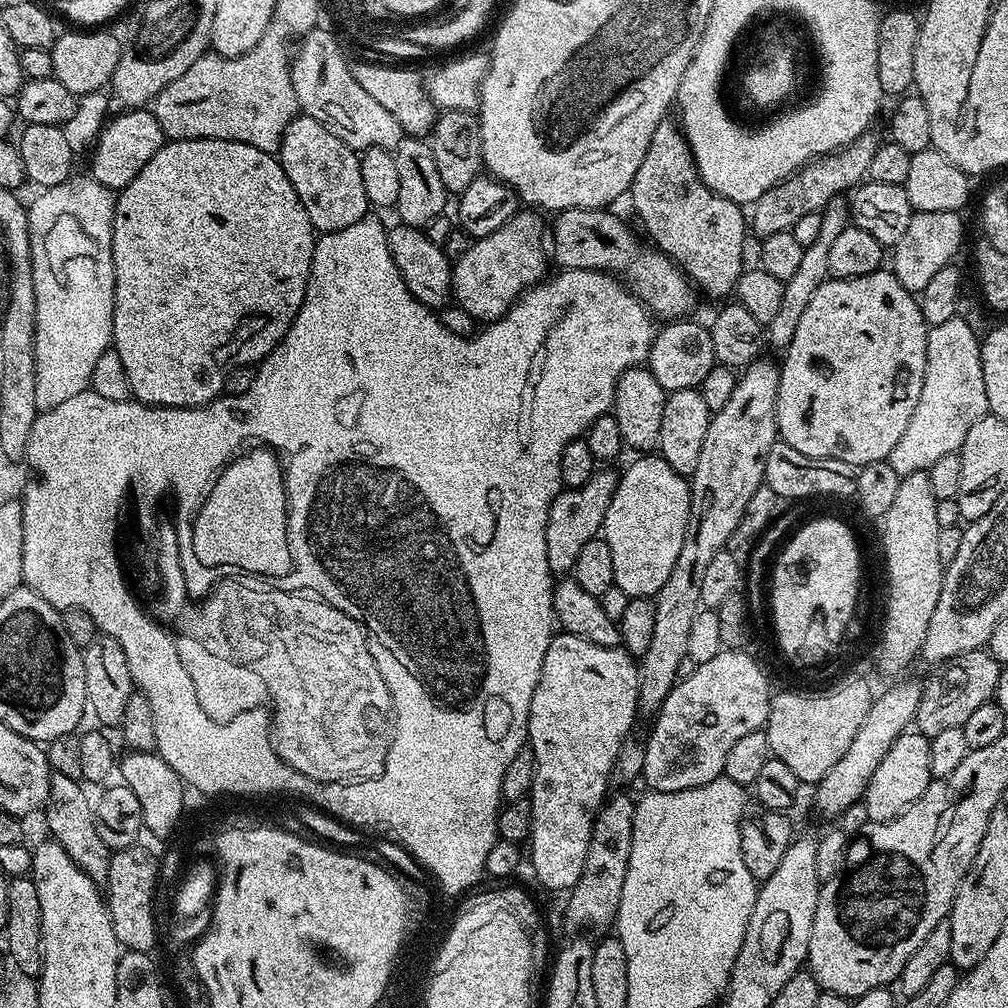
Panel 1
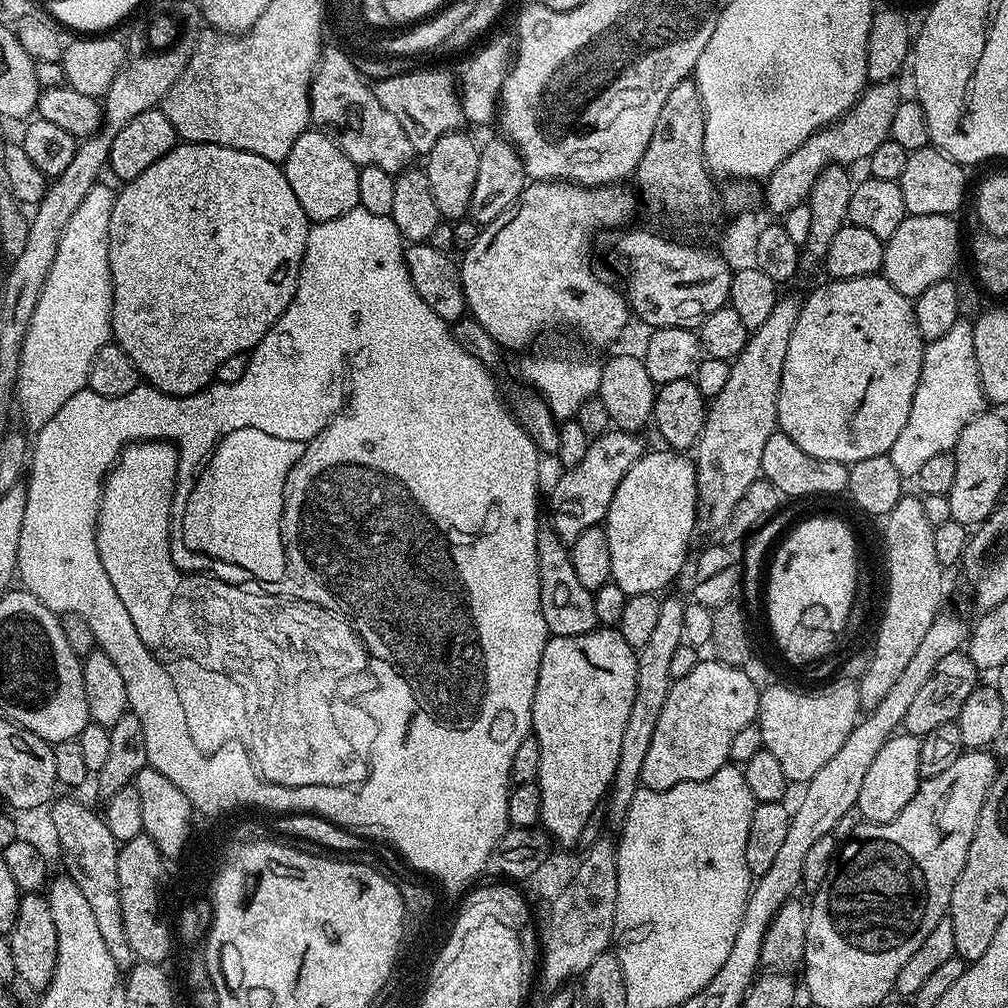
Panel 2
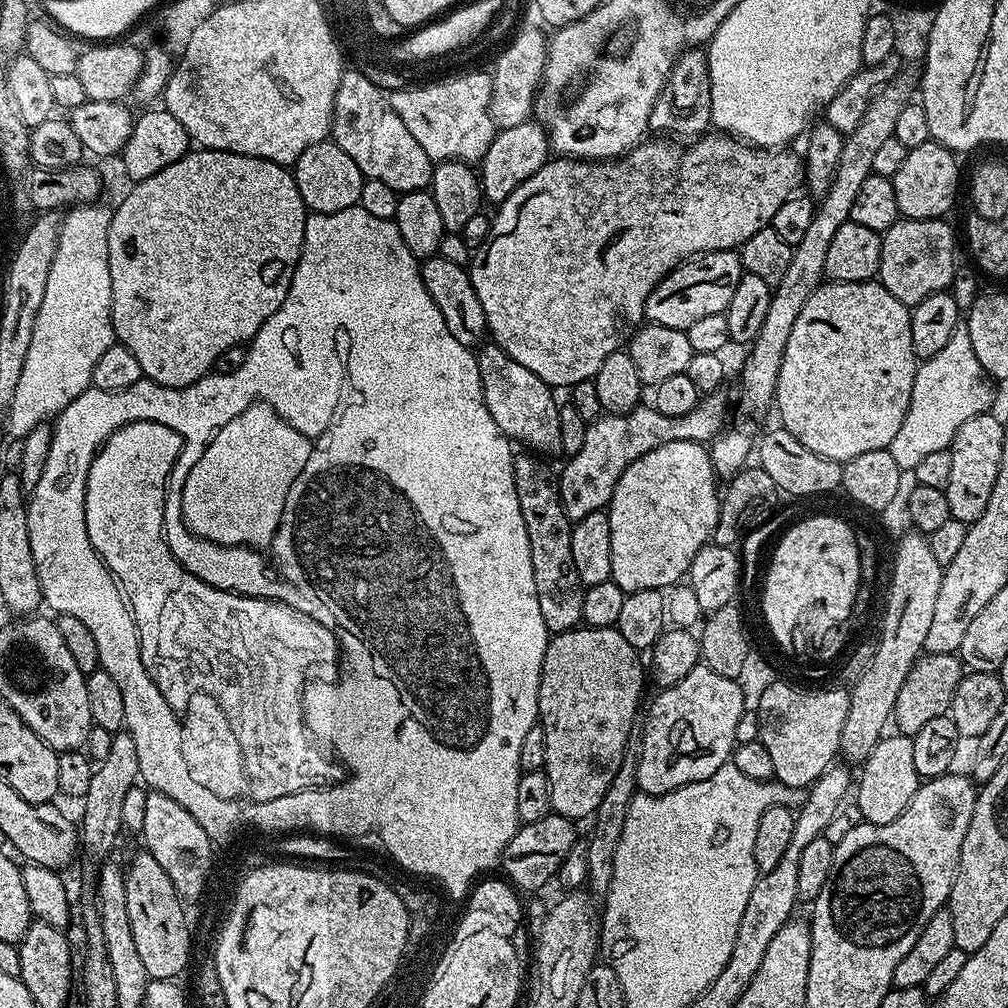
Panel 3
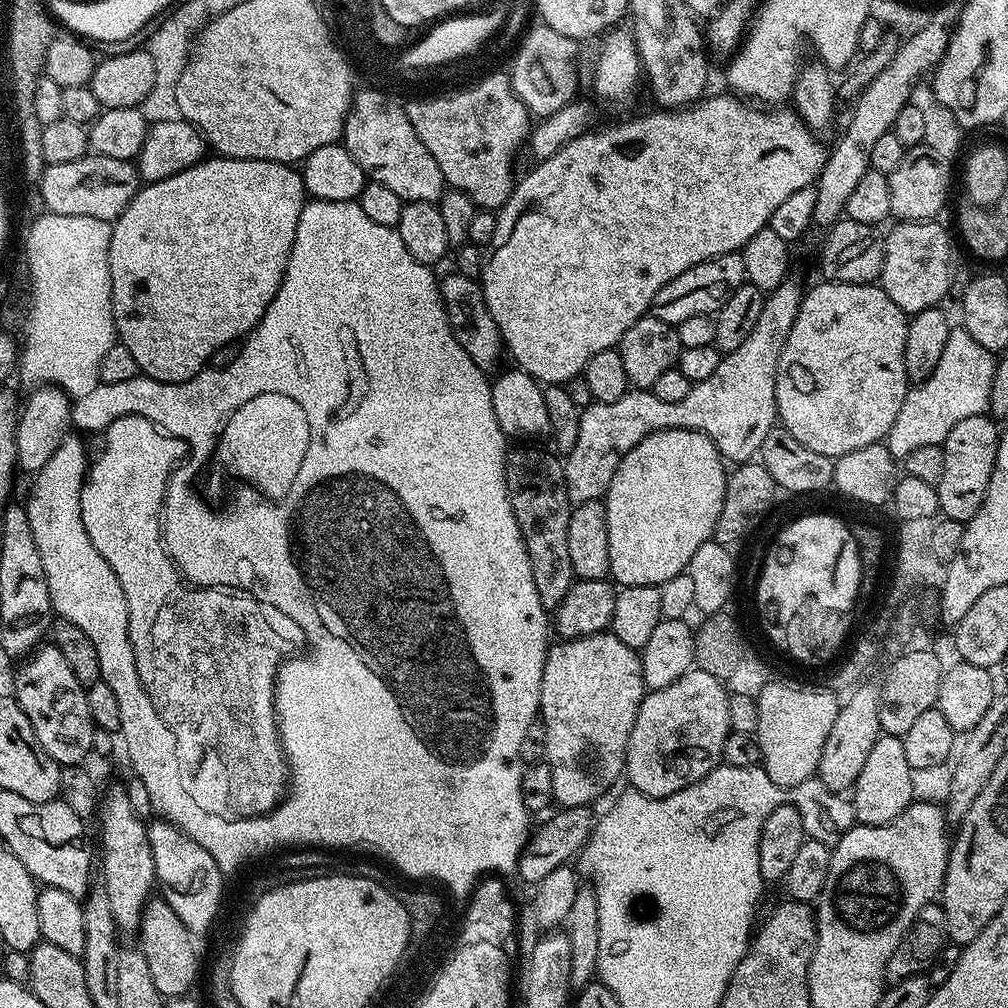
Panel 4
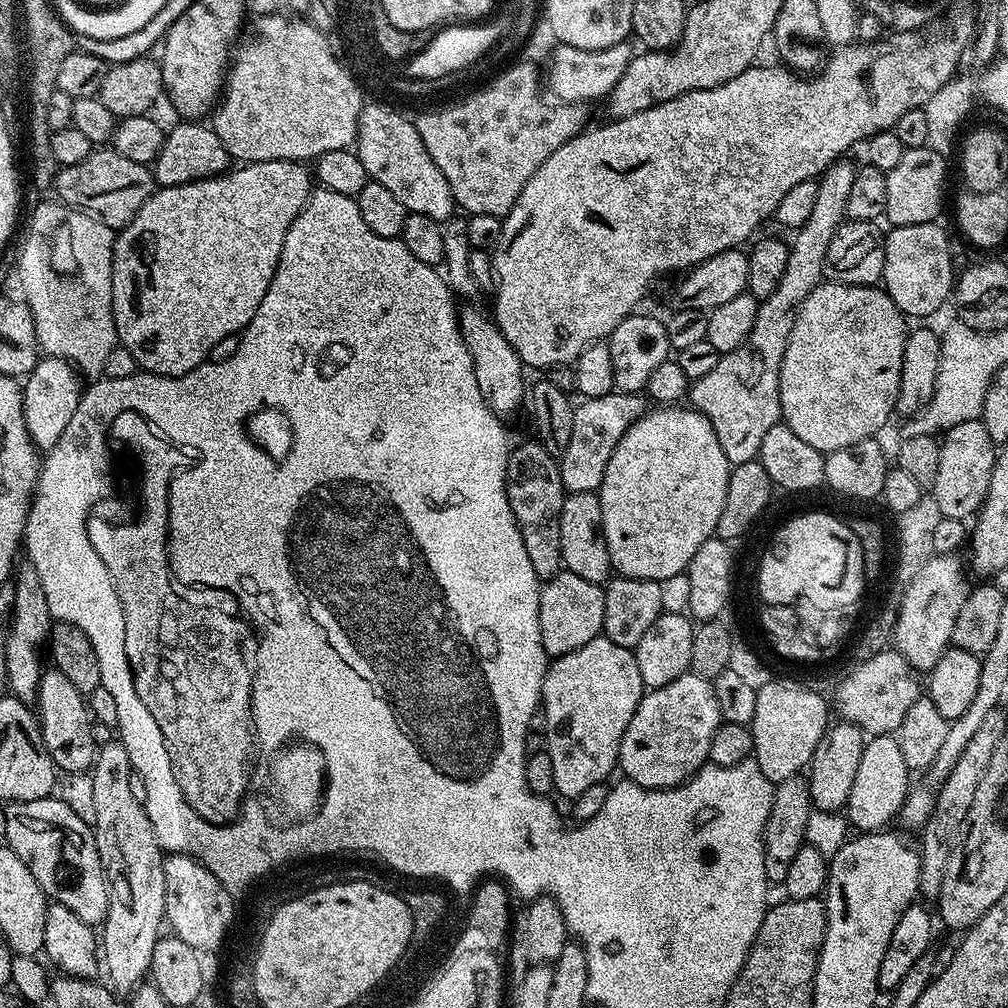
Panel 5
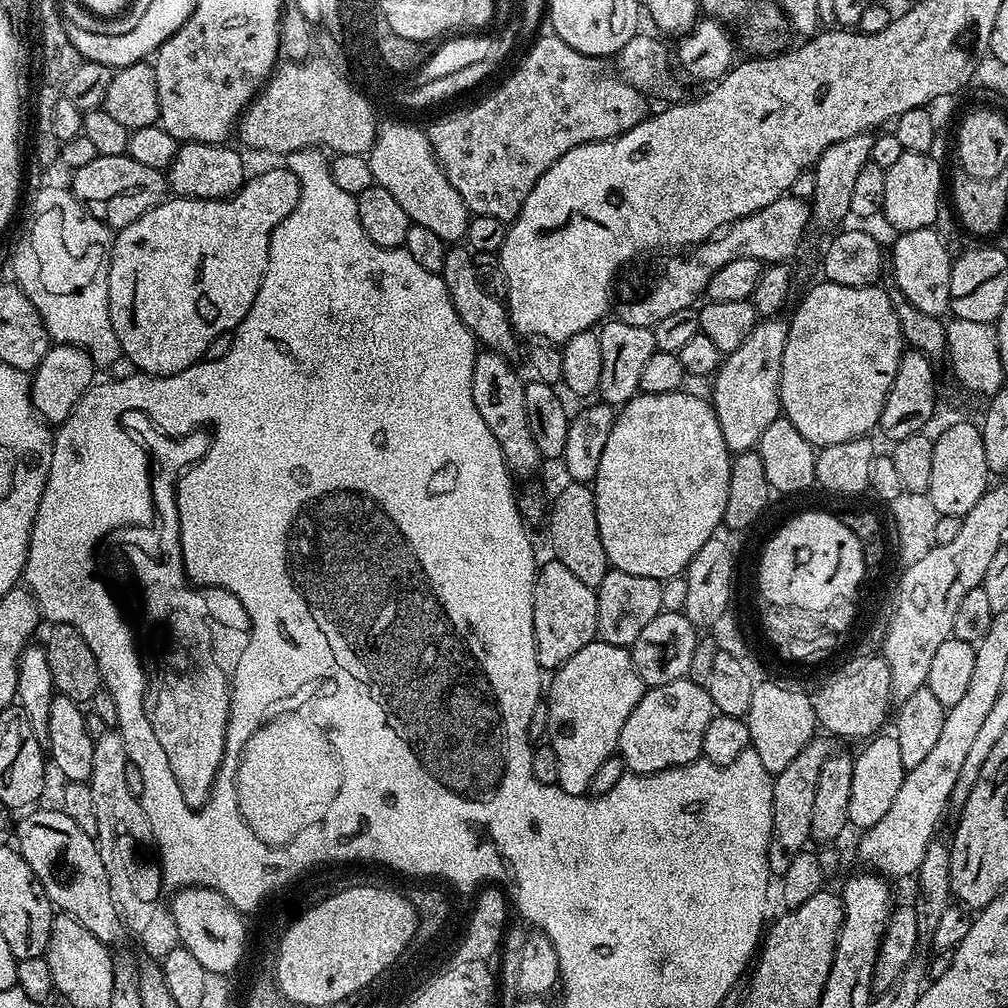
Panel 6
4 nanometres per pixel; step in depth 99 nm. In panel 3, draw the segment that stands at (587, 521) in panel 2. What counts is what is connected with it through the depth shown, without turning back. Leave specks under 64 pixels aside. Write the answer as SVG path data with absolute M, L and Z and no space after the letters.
M717 390L705 395L694 406L694 410L690 410L690 414L681 416L662 414L655 406L637 406L626 414L601 414L591 421L578 454L567 457L568 465L558 472L561 504L568 519L575 522L586 518L586 514L607 509L614 494L614 486L618 486L618 478L626 470L626 466L642 458L642 454L650 454L650 450L666 446L666 442L693 440L704 444L715 440L730 416L728 400L722 393L723 391Z

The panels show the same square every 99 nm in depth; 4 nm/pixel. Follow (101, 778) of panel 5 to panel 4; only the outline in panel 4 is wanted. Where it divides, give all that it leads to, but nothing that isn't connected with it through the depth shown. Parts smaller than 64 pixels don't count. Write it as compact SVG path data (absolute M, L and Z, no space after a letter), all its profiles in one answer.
M123 783L110 785L108 792L106 788L98 816L101 817L98 862L104 866L102 886L106 890L106 898L110 898L110 914L114 914L114 922L121 933L135 933L144 917L144 905L153 895L156 884L148 824L134 814L134 806L130 806L130 794Z

